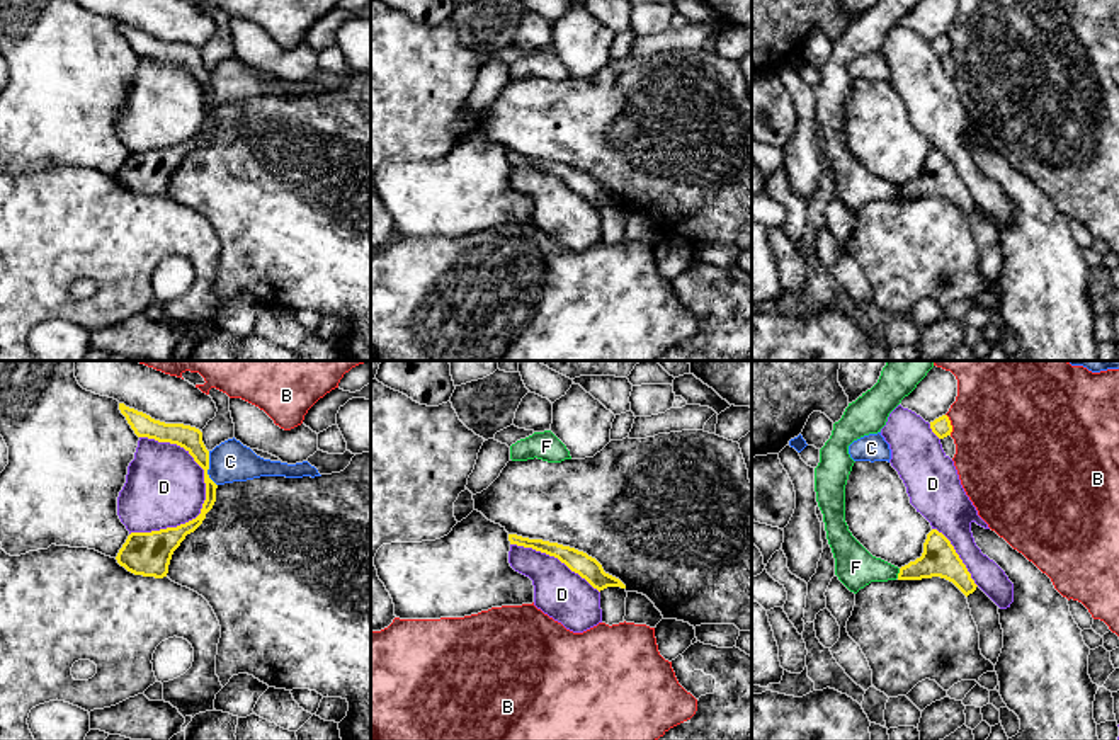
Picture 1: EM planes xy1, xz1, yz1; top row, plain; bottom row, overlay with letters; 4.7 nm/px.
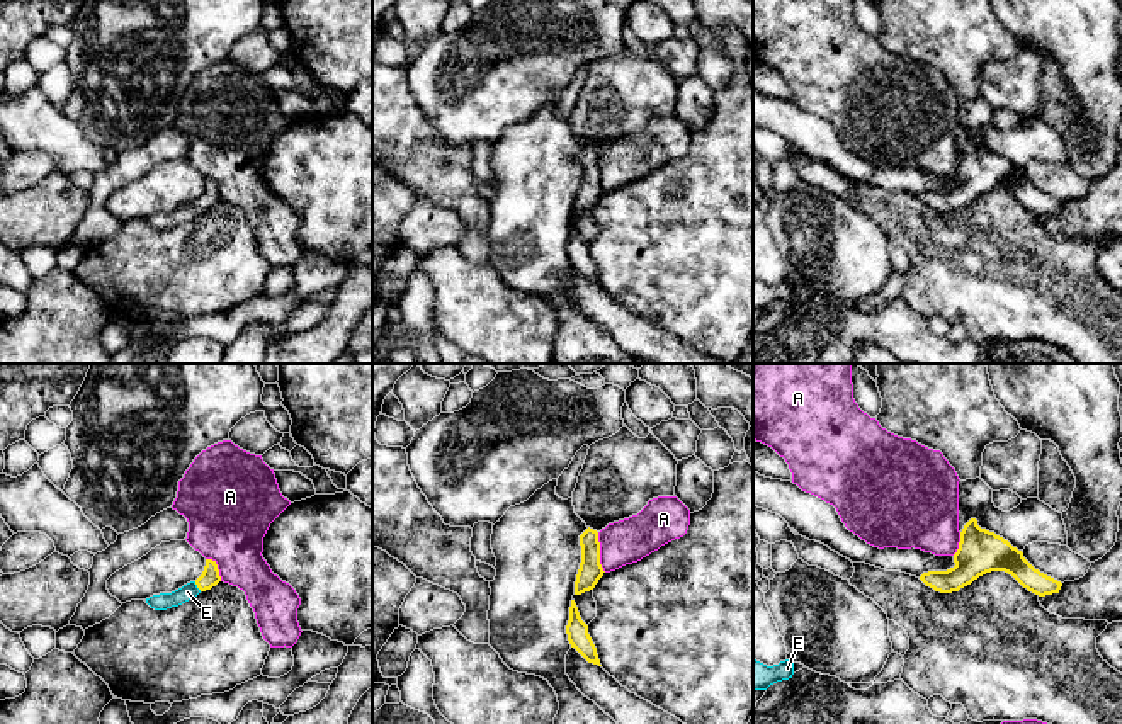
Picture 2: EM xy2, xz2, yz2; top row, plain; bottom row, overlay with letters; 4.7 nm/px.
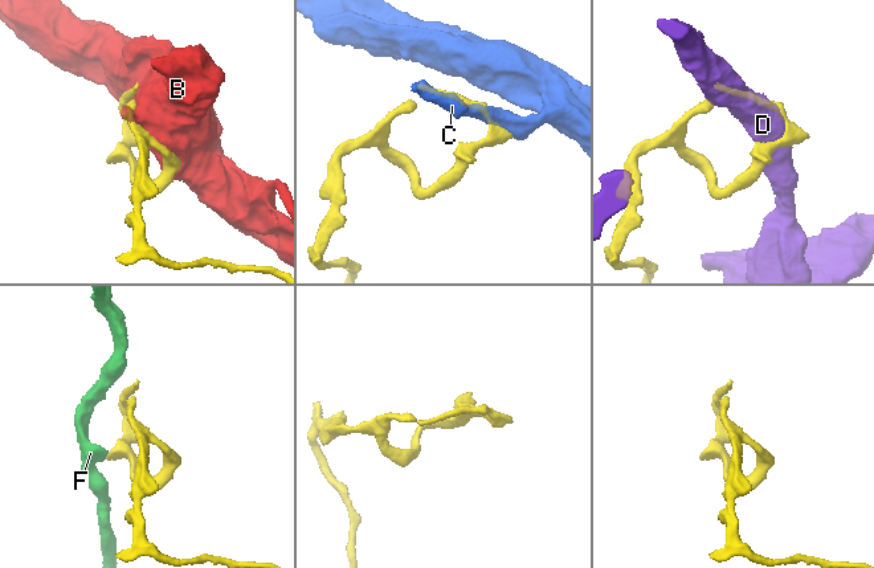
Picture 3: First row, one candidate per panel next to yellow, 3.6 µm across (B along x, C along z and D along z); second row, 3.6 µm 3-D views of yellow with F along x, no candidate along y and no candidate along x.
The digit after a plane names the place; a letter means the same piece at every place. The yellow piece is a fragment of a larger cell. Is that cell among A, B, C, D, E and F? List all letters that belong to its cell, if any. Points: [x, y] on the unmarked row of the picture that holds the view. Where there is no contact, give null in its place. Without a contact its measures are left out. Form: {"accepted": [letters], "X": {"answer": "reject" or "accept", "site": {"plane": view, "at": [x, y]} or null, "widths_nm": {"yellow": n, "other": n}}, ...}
{"accepted": ["E"], "A": {"answer": "reject", "site": {"plane": "xz2", "at": [599, 172]}, "widths_nm": {"yellow": 110, "other": 220}}, "B": {"answer": "reject", "site": {"plane": "yz1", "at": [949, 43]}, "widths_nm": {"yellow": 90, "other": 460}}, "C": {"answer": "reject", "site": {"plane": "xy1", "at": [208, 87]}, "widths_nm": {"yellow": 110, "other": 190}}, "D": {"answer": "reject", "site": {"plane": "xy1", "at": [199, 133]}, "widths_nm": {"yellow": 150, "other": 380}}, "E": {"answer": "accept", "site": {"plane": "xy2", "at": [198, 206]}, "widths_nm": {"yellow": 90, "other": 80}}, "F": {"answer": "reject", "site": {"plane": "yz1", "at": [898, 193]}, "widths_nm": {"yellow": 170, "other": 190}}}

